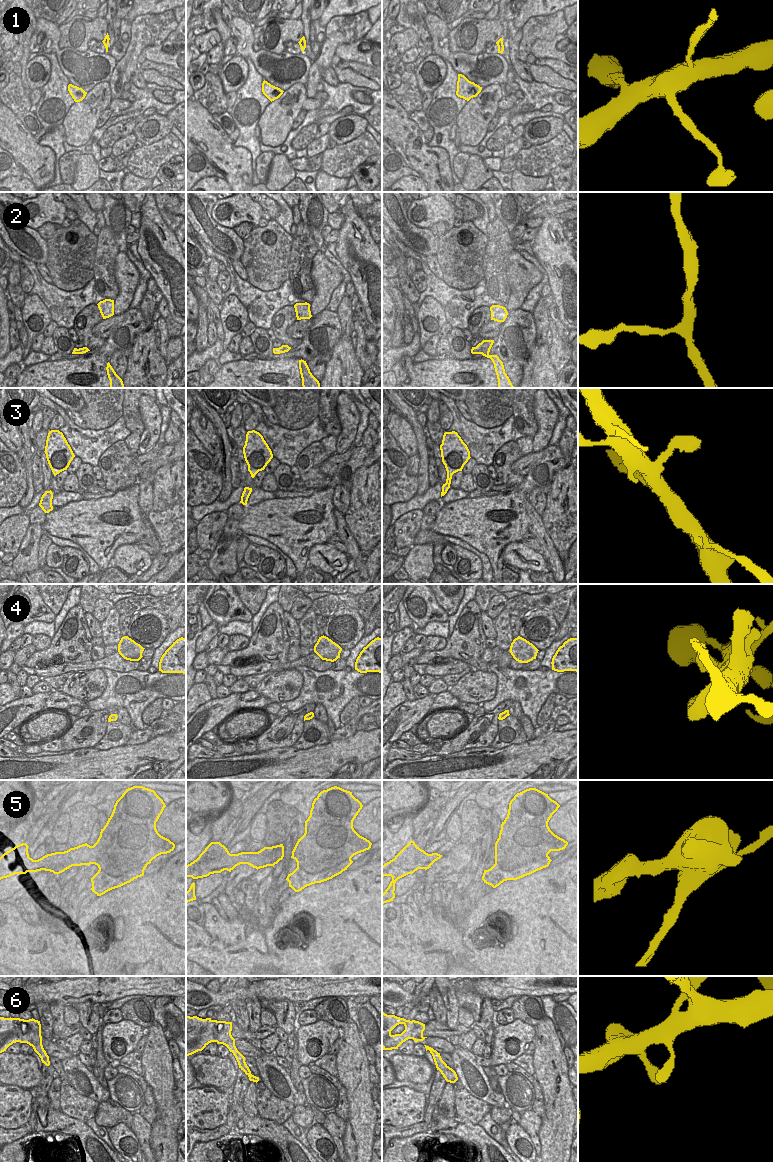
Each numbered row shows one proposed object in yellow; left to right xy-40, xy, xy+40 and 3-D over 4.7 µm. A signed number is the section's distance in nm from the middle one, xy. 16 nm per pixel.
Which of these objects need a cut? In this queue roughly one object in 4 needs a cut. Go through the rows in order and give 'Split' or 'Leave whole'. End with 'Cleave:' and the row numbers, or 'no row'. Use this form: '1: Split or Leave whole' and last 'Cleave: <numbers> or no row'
1: Leave whole
2: Leave whole
3: Leave whole
4: Split
5: Split
6: Leave whole
Cleave: 4, 5.

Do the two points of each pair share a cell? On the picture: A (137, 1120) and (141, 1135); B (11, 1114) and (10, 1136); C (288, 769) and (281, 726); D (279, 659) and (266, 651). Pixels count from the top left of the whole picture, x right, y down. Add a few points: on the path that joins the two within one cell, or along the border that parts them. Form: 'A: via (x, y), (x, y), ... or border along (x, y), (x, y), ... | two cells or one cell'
A: via (139, 1124), (141, 1131) | one cell
B: border along (23, 1125), (10, 1129) | two cells
C: border along (291, 746), (275, 747), (261, 752) | two cells
D: via (277, 656), (272, 651), (269, 651) | one cell

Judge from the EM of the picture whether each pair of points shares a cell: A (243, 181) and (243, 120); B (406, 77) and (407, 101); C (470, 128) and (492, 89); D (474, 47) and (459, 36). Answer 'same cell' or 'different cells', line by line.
A: different cells
B: same cell
C: same cell
D: same cell

